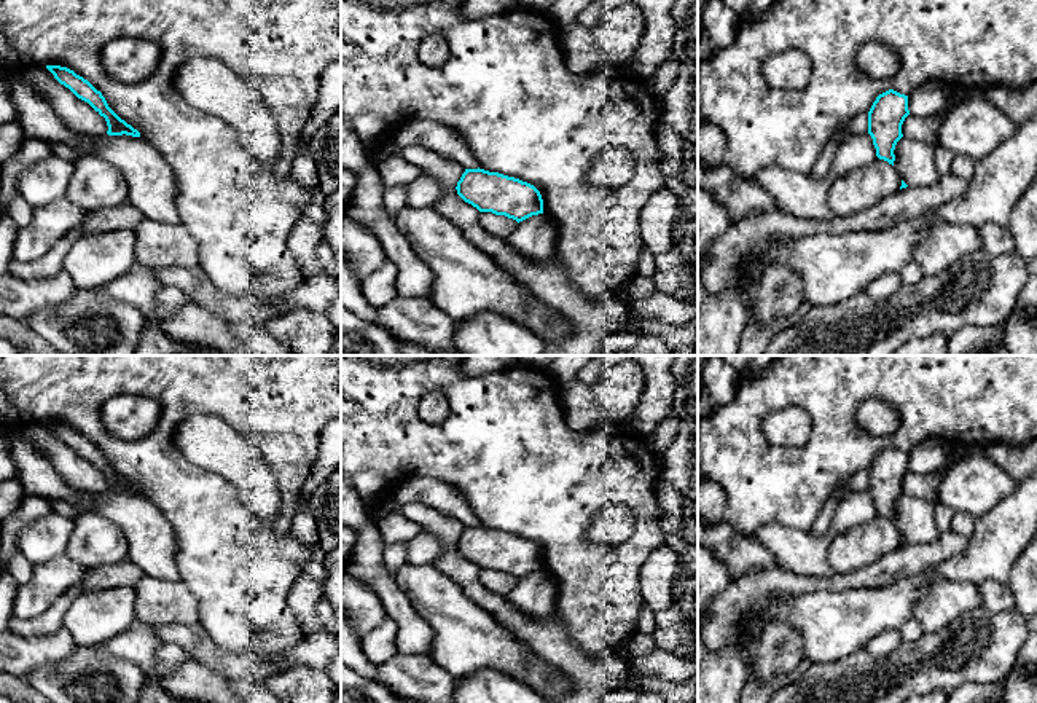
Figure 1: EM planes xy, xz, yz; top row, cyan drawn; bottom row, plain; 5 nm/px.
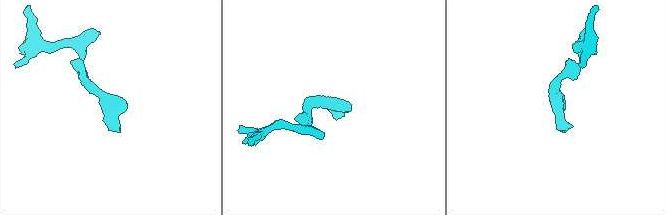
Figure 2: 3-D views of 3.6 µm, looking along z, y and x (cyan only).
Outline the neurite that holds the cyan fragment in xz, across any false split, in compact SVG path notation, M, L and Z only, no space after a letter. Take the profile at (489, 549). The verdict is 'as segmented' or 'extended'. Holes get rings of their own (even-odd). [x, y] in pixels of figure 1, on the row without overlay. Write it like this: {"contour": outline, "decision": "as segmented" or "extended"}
{"contour": "M413 475L403 480L393 493L397 510L417 501L460 521L465 529L457 539L457 552L479 569L505 572L518 580L543 571L543 556L534 542L481 526L456 486L438 478Z", "decision": "extended"}

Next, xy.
{"contour": "M46 422L54 435L68 445L78 456L88 459L100 473L105 475L108 493L132 493L140 494L140 489L121 477L107 461L100 448L97 448L88 437L76 432L73 427L61 422Z", "decision": "as segmented"}

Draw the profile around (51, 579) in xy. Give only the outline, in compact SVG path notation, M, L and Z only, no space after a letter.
M67 556L35 564L32 579L18 588L13 615L32 619L43 614L59 596L78 583L84 572L81 564Z

